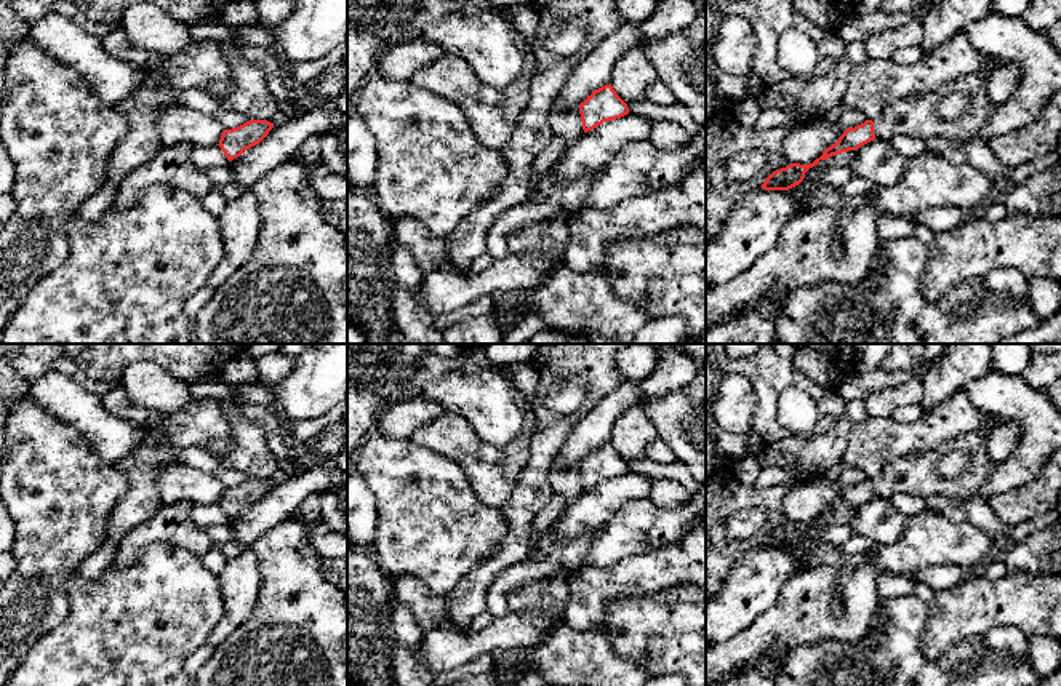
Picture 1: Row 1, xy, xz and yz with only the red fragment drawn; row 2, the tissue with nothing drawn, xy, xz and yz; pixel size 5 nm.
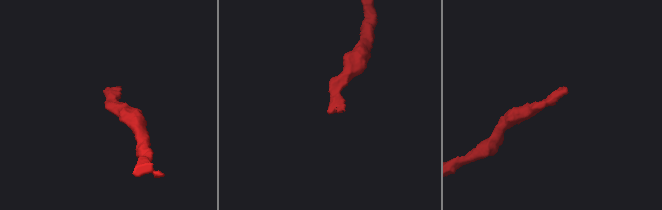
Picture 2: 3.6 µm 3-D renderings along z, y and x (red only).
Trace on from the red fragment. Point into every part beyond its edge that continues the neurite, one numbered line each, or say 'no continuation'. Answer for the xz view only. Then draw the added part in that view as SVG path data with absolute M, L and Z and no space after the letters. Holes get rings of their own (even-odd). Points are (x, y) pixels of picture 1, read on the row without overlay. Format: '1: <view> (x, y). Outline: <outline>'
no continuation

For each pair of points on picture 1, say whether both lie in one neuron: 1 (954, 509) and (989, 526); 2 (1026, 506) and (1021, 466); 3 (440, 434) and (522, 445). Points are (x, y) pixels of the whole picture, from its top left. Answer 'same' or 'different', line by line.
1: same
2: different
3: same

